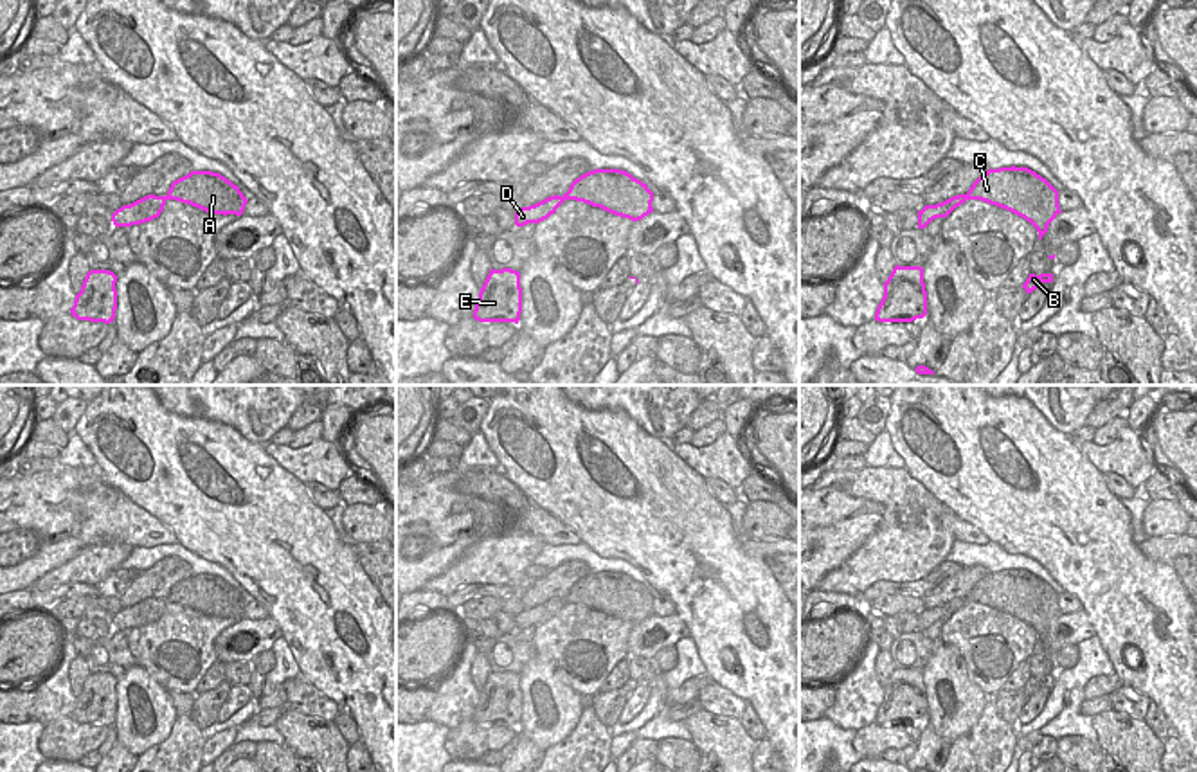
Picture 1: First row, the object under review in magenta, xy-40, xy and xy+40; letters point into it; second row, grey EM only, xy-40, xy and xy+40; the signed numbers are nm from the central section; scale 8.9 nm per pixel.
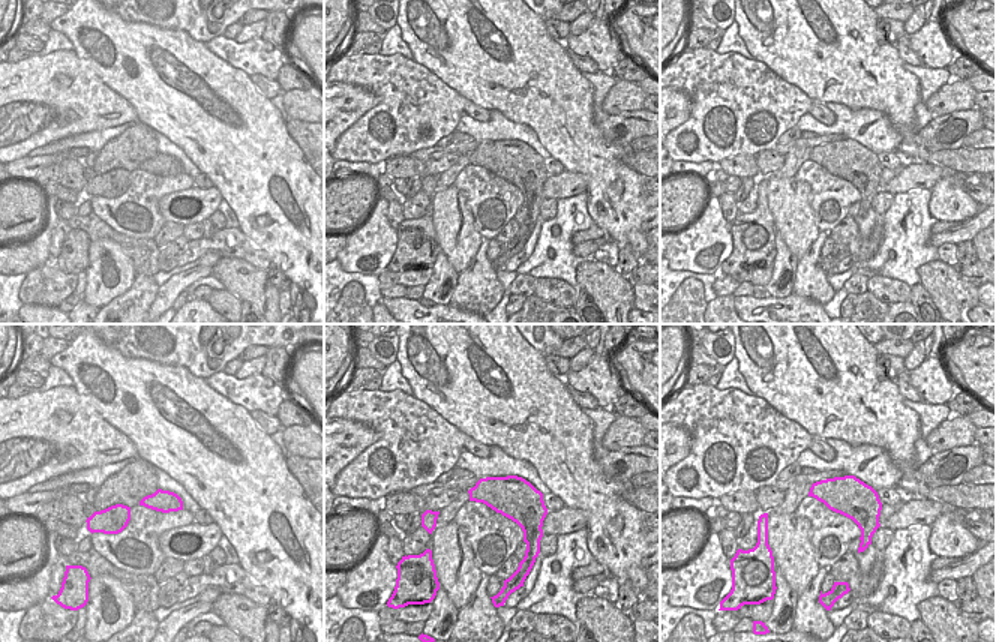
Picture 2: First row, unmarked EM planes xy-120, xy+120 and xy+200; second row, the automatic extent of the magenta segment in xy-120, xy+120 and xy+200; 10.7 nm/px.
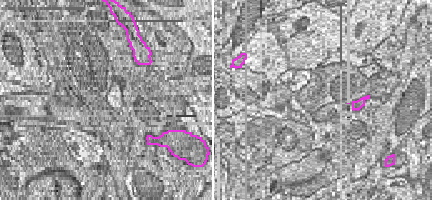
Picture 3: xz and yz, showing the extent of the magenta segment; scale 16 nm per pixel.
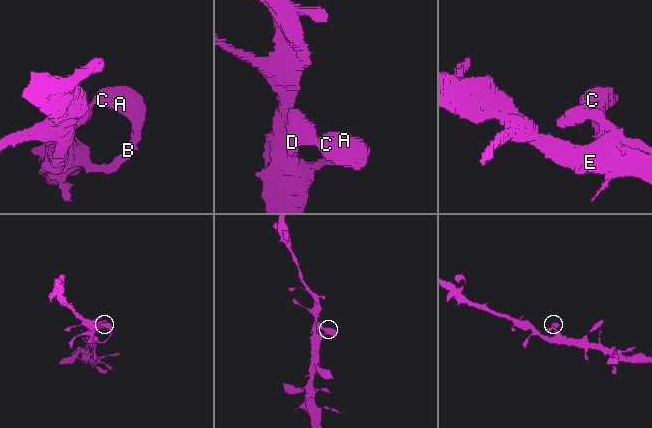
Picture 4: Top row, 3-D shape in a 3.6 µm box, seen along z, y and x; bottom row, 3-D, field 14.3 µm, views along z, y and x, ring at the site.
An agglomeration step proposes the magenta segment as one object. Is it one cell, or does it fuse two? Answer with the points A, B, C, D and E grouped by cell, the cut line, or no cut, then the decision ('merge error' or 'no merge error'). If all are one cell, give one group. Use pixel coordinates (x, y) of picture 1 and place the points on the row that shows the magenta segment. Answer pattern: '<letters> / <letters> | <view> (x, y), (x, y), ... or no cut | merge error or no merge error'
A B C D E | no cut | no merge error

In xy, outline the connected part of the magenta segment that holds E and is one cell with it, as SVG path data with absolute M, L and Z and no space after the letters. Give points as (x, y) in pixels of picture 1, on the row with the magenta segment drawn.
M511 268L490 270L473 310L479 322L515 322L522 313L520 272Z

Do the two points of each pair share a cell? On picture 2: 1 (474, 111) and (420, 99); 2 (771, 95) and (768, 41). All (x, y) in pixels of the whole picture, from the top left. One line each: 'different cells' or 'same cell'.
1: different cells
2: different cells

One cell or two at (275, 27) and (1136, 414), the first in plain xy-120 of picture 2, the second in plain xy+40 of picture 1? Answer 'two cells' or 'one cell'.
one cell

